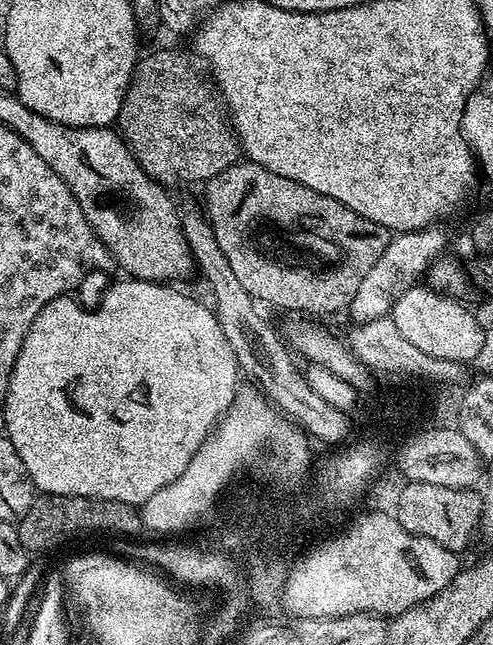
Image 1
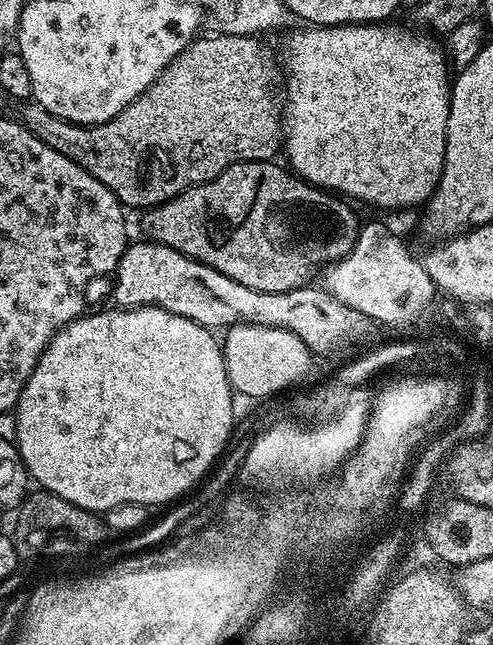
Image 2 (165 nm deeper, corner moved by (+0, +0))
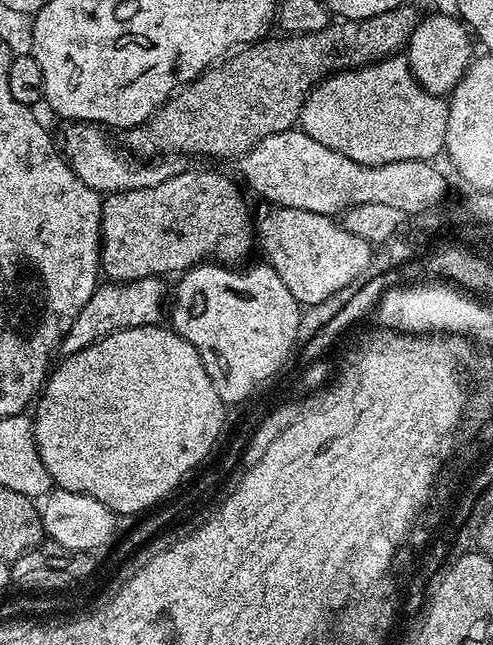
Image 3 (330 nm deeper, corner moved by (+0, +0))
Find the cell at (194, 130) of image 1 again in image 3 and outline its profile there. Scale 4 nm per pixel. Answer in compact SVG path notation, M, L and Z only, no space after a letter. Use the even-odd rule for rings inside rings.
M401 6L386 10L386 14L374 14L374 18L361 20L341 19L329 22L326 27L308 36L280 34L277 40L265 38L233 51L223 62L205 70L197 80L191 80L179 92L175 92L152 118L136 128L123 133L123 147L137 158L156 158L161 154L183 154L191 156L217 156L220 160L235 161L244 156L262 138L270 134L285 132L297 127L300 111L308 100L308 93L333 72L343 72L349 68L362 68L374 64L387 56L403 53L414 34L418 15L412 8Z

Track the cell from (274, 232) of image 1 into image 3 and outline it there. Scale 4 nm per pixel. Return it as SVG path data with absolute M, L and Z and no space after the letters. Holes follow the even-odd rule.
M200 168L197 172L185 170L176 176L166 178L166 182L158 182L158 186L146 186L138 190L126 190L125 192L114 192L105 195L102 200L102 226L100 227L100 267L103 275L112 282L123 282L125 280L137 280L147 276L167 277L167 272L183 274L190 268L196 267L201 262L216 261L225 266L236 266L254 252L254 216L248 212L248 204L244 201L245 189L235 179L231 180L224 172L211 172L208 168Z

